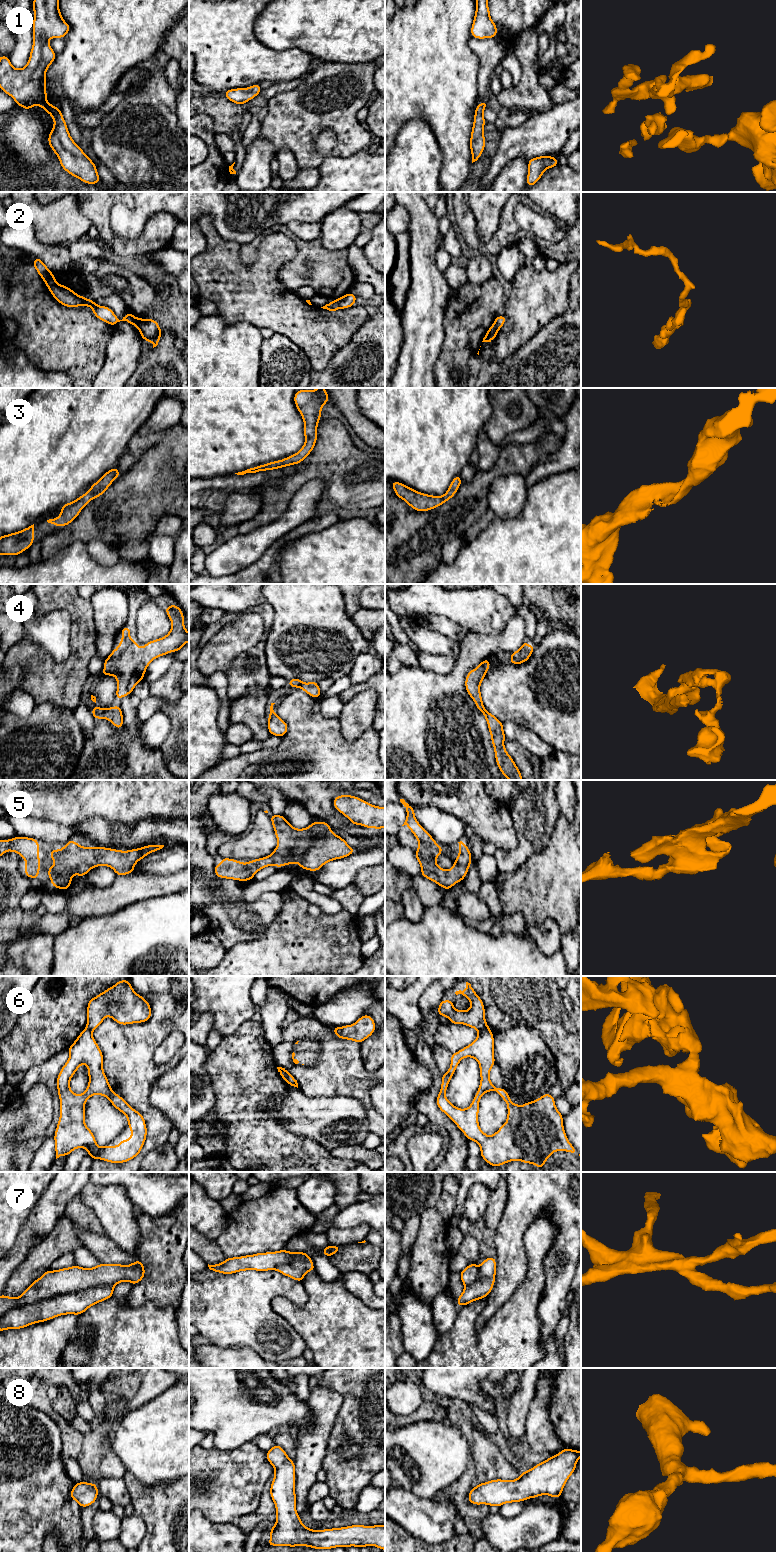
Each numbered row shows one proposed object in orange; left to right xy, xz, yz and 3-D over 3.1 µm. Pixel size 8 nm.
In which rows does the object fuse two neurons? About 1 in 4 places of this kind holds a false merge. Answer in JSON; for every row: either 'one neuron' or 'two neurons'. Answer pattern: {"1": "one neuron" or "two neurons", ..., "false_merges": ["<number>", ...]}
{"1": "one neuron", "2": "two neurons", "3": "one neuron", "4": "one neuron", "5": "one neuron", "6": "two neurons", "7": "two neurons", "8": "one neuron", "false_merges": ["2", "6", "7"]}

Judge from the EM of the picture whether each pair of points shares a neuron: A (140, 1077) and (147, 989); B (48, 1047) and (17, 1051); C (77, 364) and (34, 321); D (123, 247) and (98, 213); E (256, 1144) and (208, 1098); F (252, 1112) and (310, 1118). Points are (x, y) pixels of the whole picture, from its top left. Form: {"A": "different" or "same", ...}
{"A": "same", "B": "same", "C": "same", "D": "same", "E": "different", "F": "different"}

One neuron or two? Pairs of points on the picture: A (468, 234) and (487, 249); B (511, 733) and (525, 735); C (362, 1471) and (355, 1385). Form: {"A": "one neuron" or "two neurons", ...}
{"A": "one neuron", "B": "one neuron", "C": "one neuron"}

